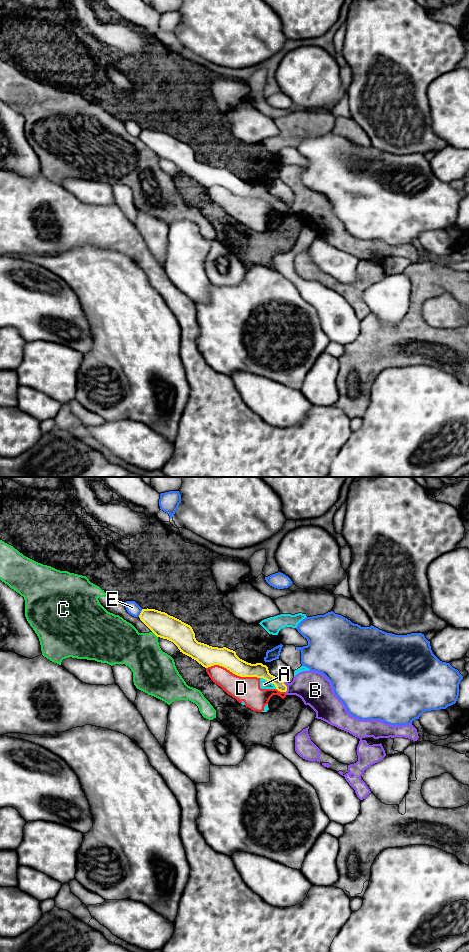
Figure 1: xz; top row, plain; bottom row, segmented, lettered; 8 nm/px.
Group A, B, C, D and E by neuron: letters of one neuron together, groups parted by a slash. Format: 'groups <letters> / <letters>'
groups A B C D / E

